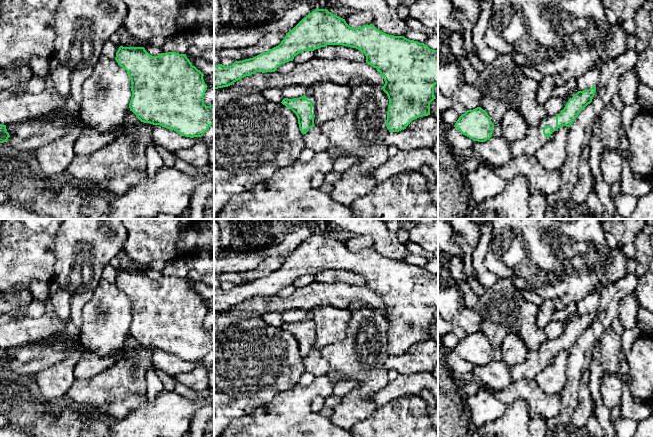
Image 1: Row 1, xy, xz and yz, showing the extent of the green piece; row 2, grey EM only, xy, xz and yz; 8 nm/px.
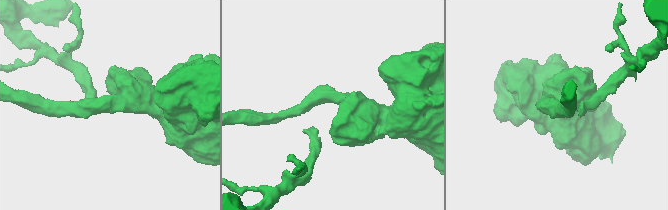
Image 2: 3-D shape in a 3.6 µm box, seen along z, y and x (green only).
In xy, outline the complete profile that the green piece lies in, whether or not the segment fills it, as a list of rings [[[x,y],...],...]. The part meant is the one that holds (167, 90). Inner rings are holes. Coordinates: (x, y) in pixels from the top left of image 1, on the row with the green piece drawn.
[[[120,46],[115,60],[127,71],[131,79],[132,96],[129,108],[141,122],[160,125],[190,138],[202,137],[214,123],[214,103],[210,106],[204,104],[204,95],[208,87],[203,79],[204,74],[192,65],[186,54],[168,52],[152,56],[144,47]]]

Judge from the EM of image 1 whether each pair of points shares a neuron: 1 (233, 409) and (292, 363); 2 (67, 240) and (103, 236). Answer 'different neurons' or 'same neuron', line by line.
1: same neuron
2: same neuron

